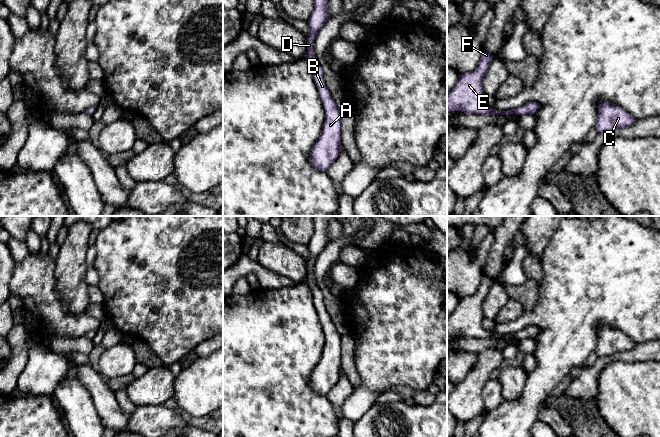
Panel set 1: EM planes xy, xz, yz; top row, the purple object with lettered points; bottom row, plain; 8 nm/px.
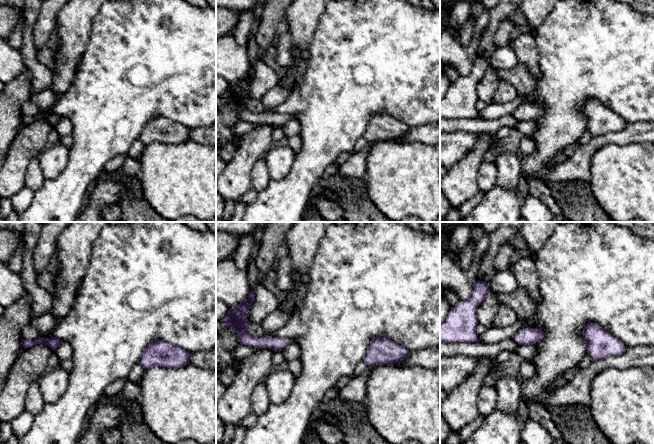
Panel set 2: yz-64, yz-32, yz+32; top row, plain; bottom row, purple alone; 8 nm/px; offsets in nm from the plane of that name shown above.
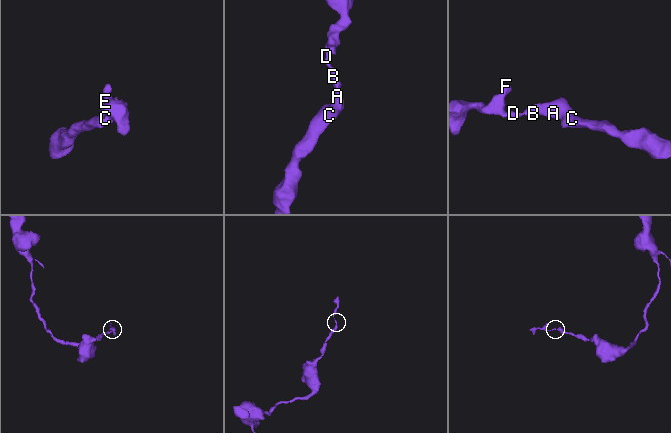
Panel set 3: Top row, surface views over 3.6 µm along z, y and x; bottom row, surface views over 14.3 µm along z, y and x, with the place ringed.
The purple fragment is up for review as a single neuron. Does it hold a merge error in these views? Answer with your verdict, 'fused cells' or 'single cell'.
single cell

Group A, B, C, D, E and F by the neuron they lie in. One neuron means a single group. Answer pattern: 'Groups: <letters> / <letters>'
Groups: A B C D E F

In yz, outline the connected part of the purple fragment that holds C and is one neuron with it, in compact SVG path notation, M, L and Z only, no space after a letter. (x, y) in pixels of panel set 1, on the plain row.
M604 326L598 330L598 341L595 352L598 357L612 356L629 351L635 346L635 341L622 331L610 326Z

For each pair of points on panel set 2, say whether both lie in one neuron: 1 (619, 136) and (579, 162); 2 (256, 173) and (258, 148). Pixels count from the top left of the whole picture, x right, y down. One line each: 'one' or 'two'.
1: one
2: two

